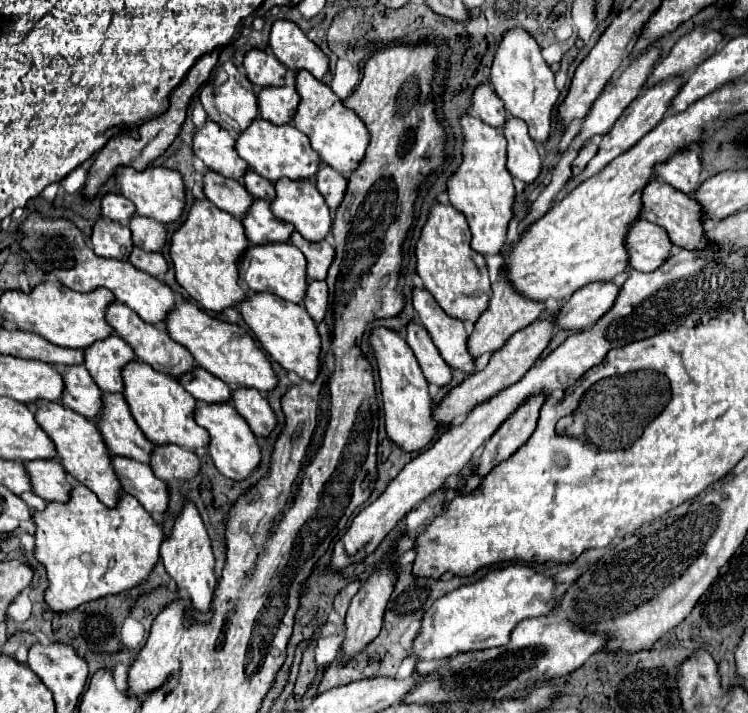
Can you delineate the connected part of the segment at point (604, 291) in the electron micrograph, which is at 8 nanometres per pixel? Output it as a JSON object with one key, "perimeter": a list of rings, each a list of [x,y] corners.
{"perimeter":[[[593,282],[567,298],[557,312],[557,326],[563,330],[591,328],[615,302],[619,286],[611,282]]]}

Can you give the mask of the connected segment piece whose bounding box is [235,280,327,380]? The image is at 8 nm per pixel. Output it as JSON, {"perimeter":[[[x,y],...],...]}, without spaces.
{"perimeter":[[[309,280],[303,298],[303,308],[301,304],[285,302],[269,292],[253,292],[245,300],[241,300],[235,308],[261,342],[263,350],[275,362],[279,362],[285,370],[293,370],[303,380],[315,380],[319,372],[319,350],[321,350],[321,338],[317,334],[315,322],[321,322],[321,318],[325,316],[325,304],[327,304],[327,284],[321,280]]]}

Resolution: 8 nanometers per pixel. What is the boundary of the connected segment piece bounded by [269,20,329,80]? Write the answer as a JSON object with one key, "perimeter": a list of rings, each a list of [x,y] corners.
{"perimeter":[[[289,20],[273,22],[269,46],[277,56],[277,60],[287,68],[291,68],[293,72],[305,68],[315,78],[323,80],[329,68],[329,60],[323,54],[323,50],[315,42],[311,42],[295,22]]]}

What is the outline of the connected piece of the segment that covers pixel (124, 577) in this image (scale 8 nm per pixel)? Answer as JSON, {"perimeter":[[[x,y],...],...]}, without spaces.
{"perimeter":[[[55,458],[31,460],[23,466],[27,468],[33,492],[47,500],[45,510],[33,510],[33,556],[47,570],[49,588],[45,590],[45,602],[53,610],[73,610],[89,600],[125,592],[149,576],[159,560],[163,532],[133,496],[119,494],[117,506],[105,508],[83,484],[71,490],[69,476]]]}

